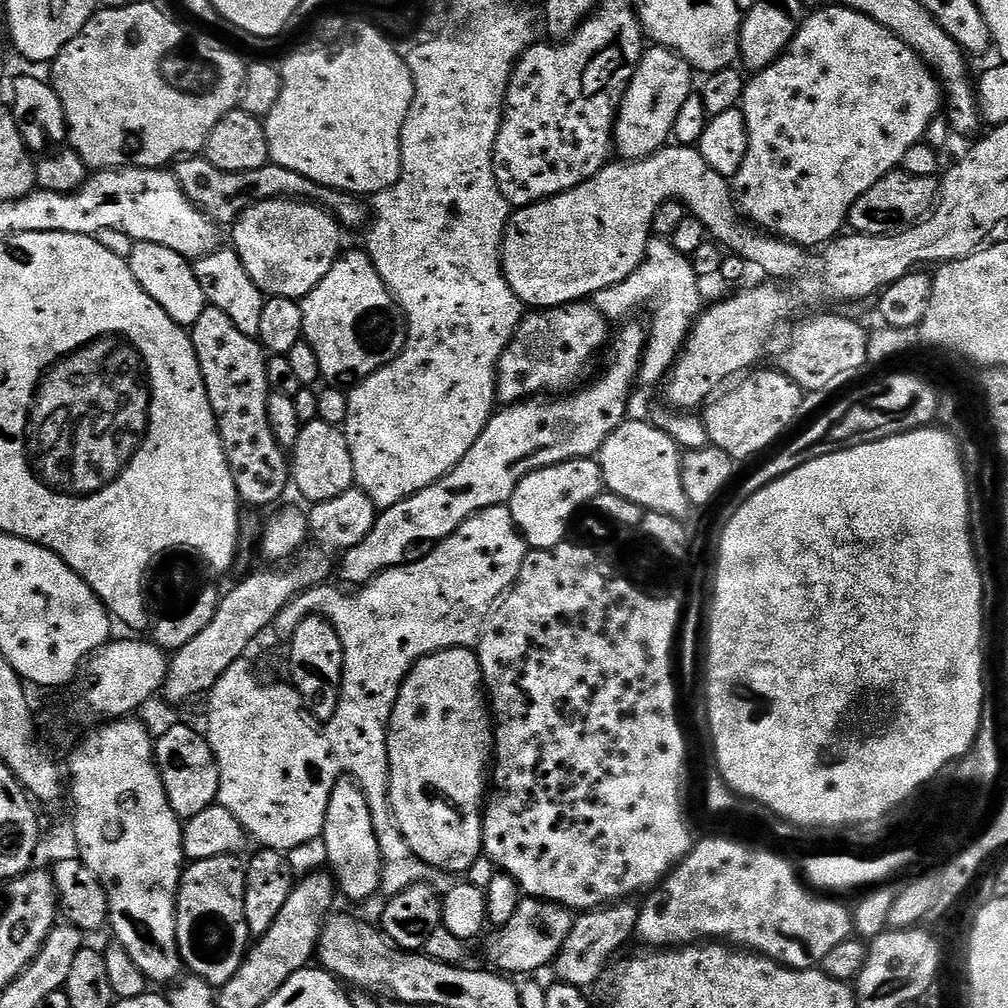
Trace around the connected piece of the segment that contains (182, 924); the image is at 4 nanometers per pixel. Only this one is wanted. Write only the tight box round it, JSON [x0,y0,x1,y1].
[176,856,250,986]

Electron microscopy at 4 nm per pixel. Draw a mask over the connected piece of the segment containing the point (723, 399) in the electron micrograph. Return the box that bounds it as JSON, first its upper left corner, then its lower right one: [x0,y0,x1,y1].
[702,371,806,462]

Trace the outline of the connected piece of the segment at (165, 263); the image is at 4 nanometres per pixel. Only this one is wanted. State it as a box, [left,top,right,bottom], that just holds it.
[128,241,209,329]

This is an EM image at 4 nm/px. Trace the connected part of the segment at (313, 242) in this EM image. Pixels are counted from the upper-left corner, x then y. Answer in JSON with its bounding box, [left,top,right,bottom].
[231,198,342,301]

